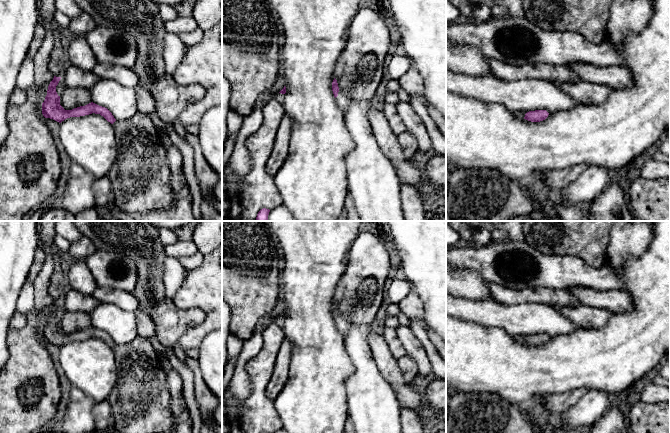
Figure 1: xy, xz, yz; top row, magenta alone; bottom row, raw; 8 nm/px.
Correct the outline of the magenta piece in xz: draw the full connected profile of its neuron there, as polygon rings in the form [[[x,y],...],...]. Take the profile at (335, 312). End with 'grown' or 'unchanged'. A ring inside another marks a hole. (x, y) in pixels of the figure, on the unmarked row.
[[[360,232],[354,239],[332,306],[334,321],[342,334],[351,325],[365,330],[374,325],[386,286],[393,276],[393,261],[393,253],[384,238]]]; grown

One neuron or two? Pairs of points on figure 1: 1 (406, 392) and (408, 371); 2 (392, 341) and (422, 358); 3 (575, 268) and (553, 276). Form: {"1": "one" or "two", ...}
{"1": "two", "2": "two", "3": "one"}

